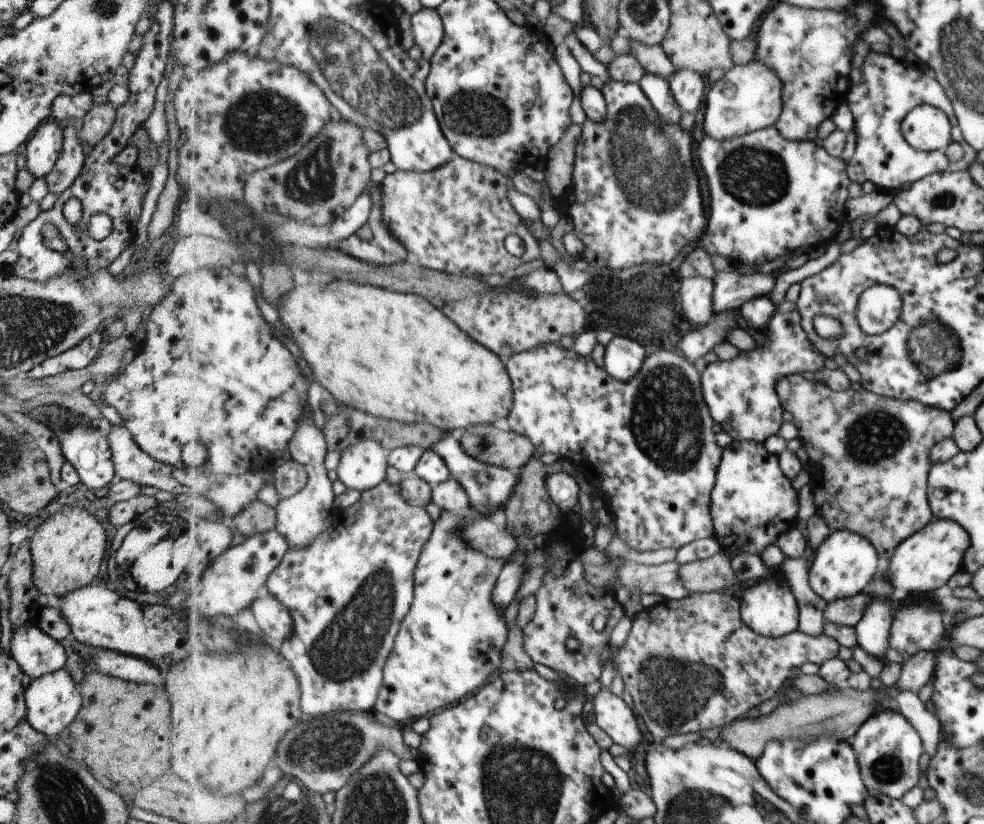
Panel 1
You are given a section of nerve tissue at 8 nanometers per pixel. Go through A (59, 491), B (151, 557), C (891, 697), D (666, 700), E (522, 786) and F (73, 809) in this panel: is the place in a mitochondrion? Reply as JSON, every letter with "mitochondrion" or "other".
{"A":"other","B":"mitochondrion","C":"other","D":"mitochondrion","E":"mitochondrion","F":"mitochondrion"}

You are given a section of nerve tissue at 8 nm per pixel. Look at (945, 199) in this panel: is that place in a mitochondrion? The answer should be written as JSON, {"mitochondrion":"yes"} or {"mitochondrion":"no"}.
{"mitochondrion":"yes"}

